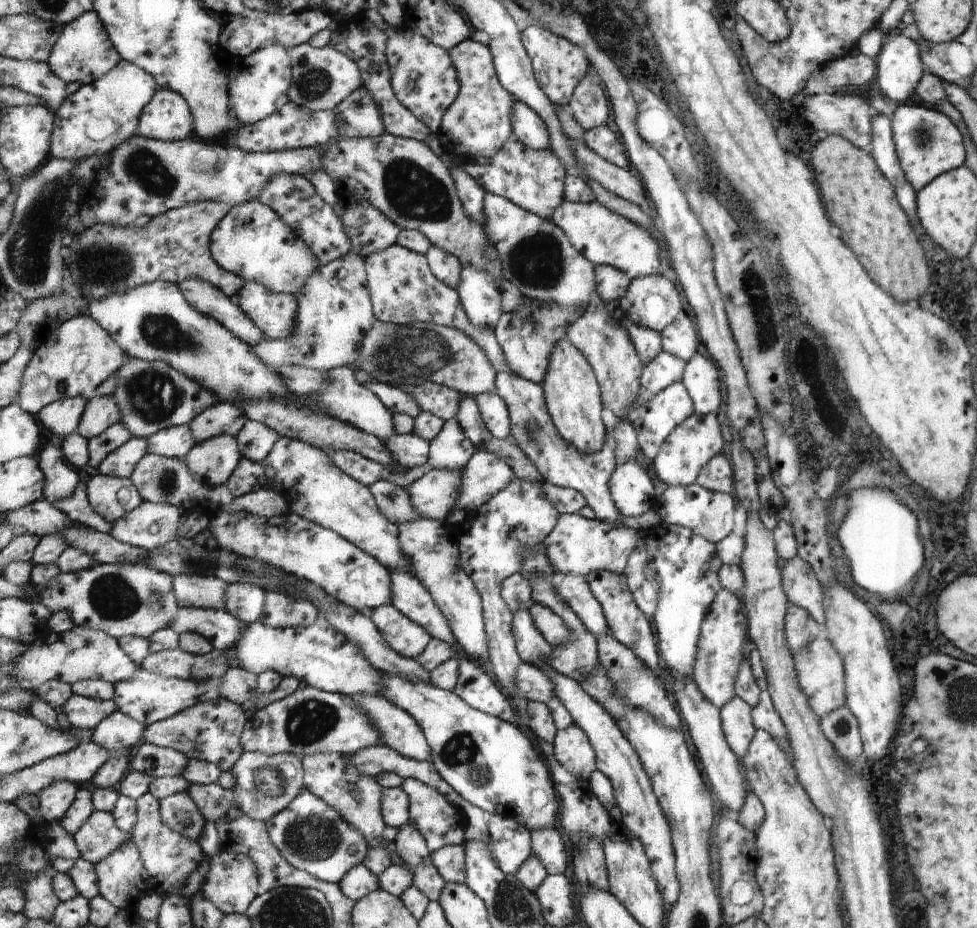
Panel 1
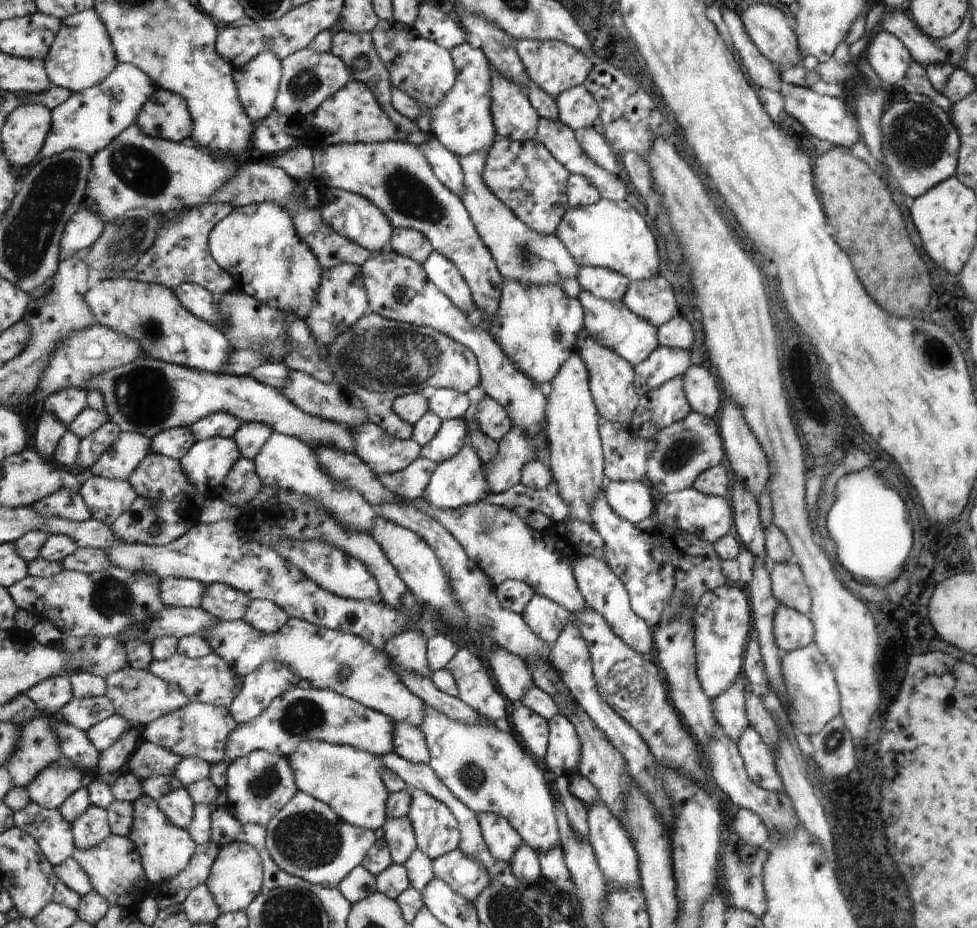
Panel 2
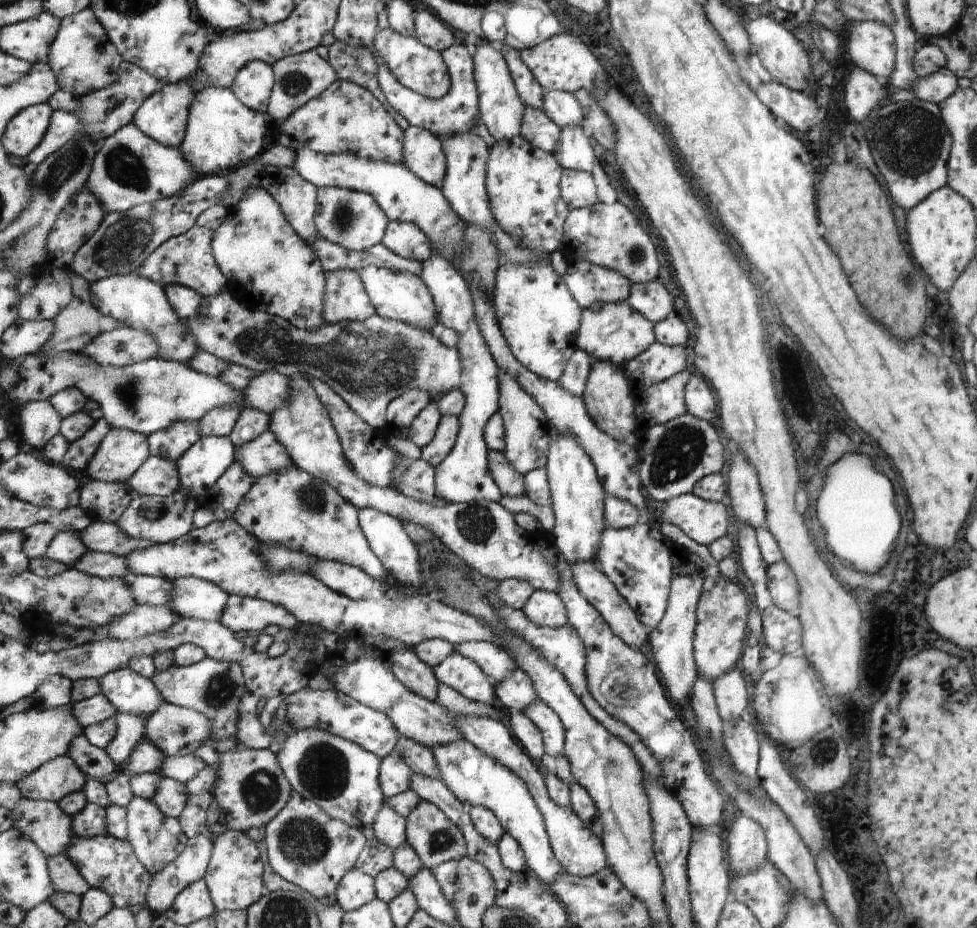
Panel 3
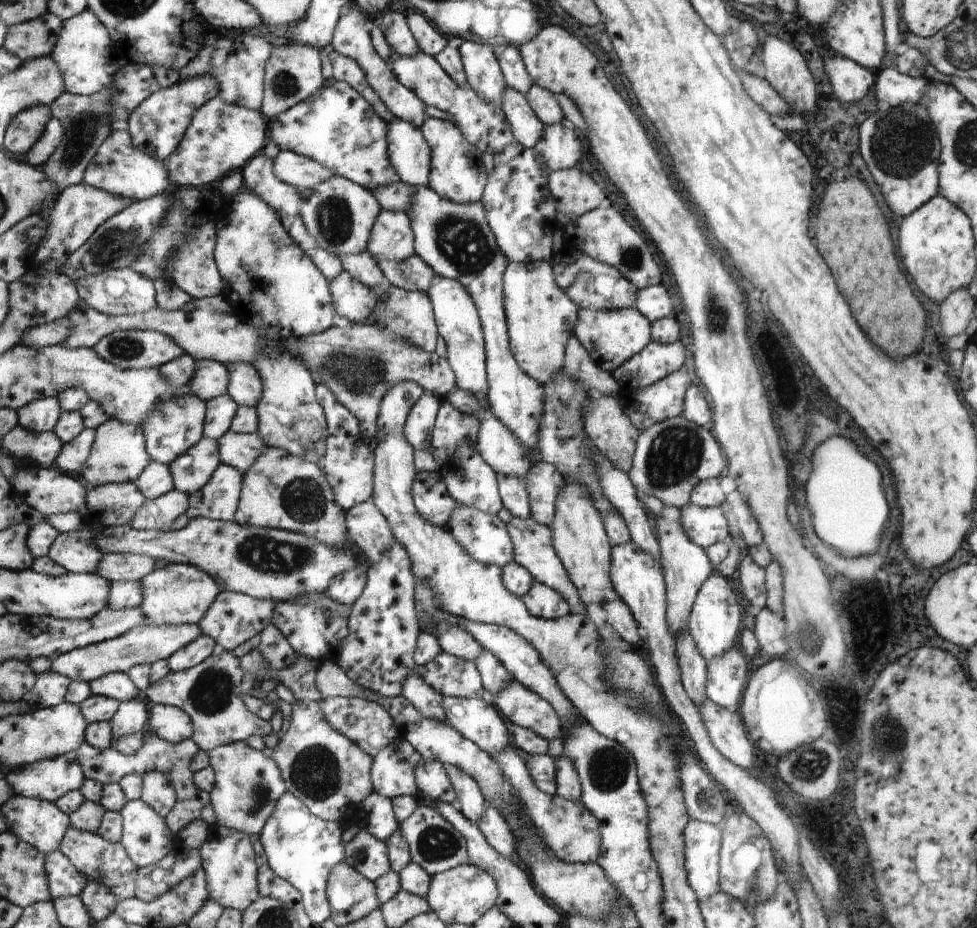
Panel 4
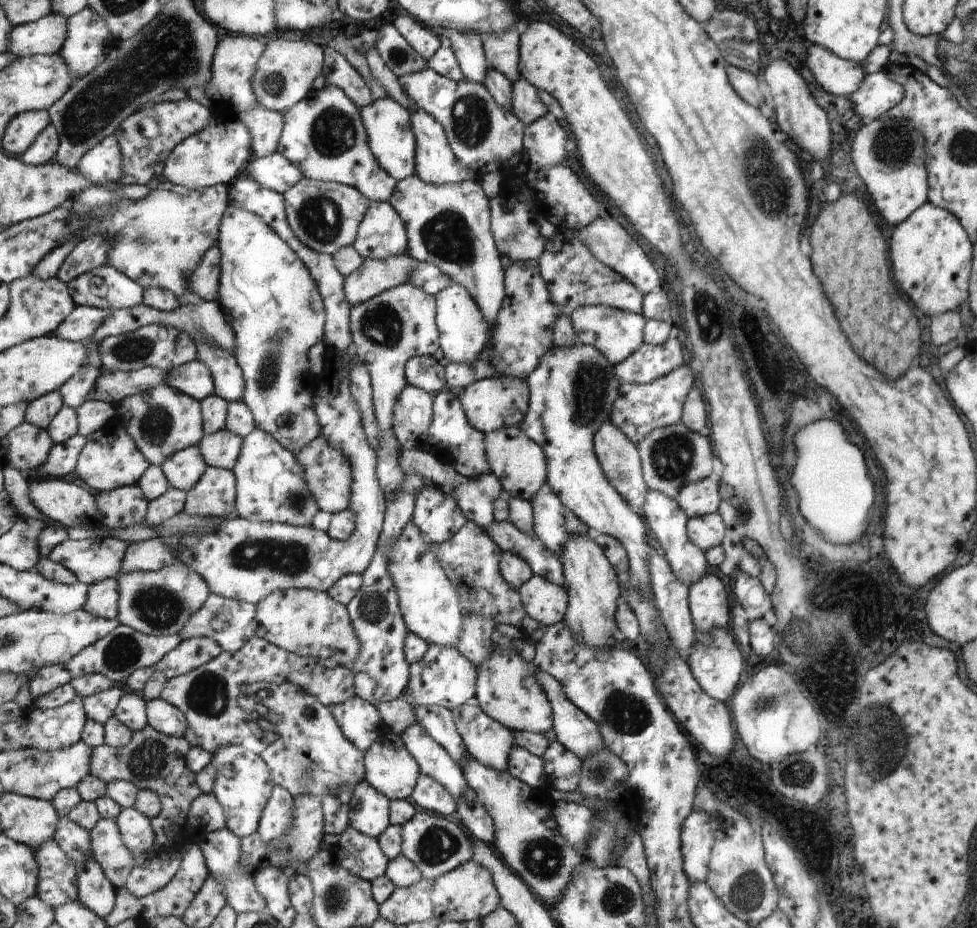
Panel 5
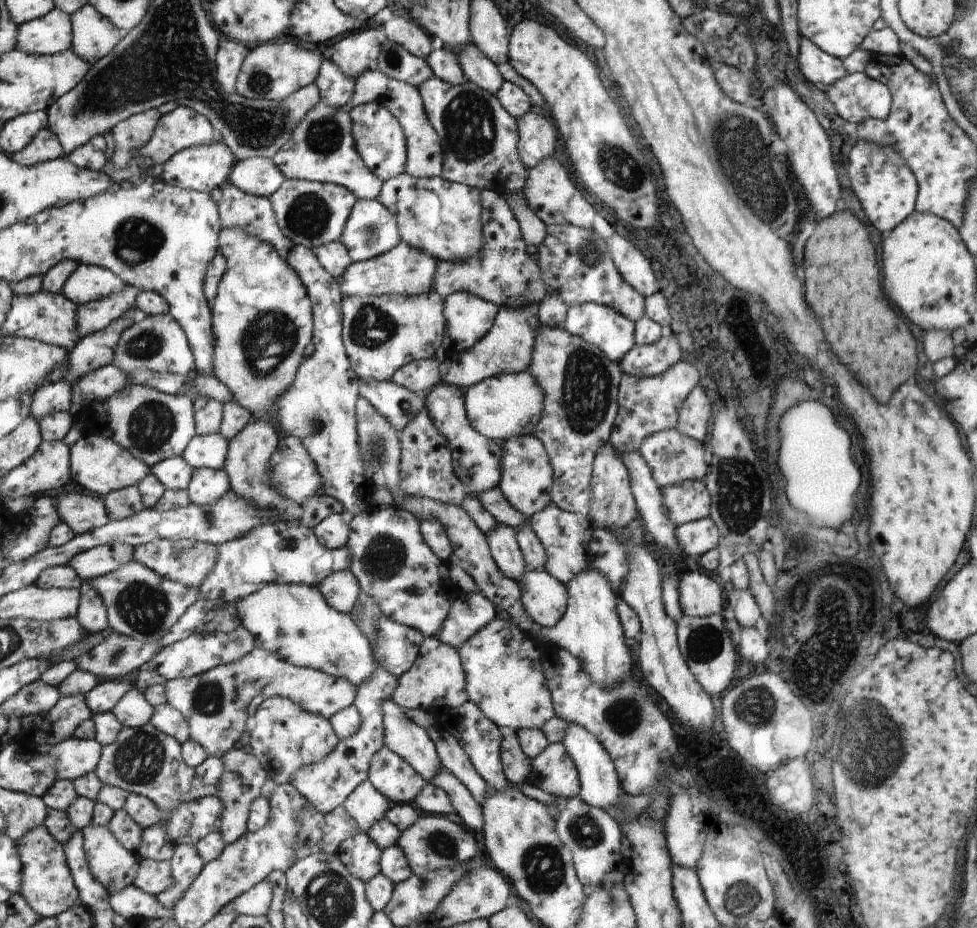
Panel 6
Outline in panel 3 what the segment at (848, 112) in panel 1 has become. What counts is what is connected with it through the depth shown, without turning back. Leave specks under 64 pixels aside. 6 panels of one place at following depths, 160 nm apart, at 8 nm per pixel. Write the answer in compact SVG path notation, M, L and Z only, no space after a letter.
M774 80L762 82L756 87L756 92L762 96L762 100L766 100L766 105L774 116L782 118L786 124L800 132L810 130L818 122L818 115L822 115L820 106L816 106L816 102L808 98L804 91L794 91Z

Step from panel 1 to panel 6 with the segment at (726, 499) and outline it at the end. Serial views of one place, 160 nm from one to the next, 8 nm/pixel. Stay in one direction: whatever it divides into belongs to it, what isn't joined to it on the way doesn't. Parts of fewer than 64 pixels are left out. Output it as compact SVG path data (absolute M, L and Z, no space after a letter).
M708 516L676 527L677 543L684 556L701 557L705 552L717 548L721 542L720 529Z

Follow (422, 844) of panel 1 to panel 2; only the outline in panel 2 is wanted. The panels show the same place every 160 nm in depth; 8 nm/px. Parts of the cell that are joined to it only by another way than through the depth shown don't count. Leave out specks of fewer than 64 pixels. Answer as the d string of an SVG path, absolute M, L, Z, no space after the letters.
M388 817L388 822L382 827L384 840L388 842L392 850L393 864L403 865L408 856L417 848L415 834L410 822L406 817Z

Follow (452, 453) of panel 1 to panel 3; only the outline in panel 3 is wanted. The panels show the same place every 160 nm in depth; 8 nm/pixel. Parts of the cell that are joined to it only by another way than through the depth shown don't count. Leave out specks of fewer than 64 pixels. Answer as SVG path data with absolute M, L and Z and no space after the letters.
M444 415L439 420L434 439L421 449L421 458L432 467L438 466L457 445L460 435L460 418Z

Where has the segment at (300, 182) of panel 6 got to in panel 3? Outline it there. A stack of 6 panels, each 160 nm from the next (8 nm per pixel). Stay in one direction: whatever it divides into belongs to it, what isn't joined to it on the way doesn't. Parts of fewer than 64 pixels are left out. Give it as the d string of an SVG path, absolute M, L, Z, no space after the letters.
M318 187L316 203L316 227L324 240L355 251L368 251L381 242L389 217L370 193L340 187Z

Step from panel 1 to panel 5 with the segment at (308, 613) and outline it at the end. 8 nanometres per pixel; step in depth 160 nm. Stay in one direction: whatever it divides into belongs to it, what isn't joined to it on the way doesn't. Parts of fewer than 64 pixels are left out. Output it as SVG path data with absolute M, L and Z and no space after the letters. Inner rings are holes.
M210 593L209 598L205 600L204 606L200 611L196 611L190 616L181 628L178 636L182 639L208 637L220 644L224 651L236 652L246 642L256 636L258 626L256 612L257 605L254 603L240 602ZM224 614L226 614L226 618Z

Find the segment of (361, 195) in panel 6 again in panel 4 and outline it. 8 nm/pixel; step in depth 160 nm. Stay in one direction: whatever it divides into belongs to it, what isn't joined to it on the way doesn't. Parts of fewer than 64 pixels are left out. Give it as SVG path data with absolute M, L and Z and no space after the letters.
M332 78L310 98L289 108L288 111L281 112L272 120L270 141L277 144L282 151L292 151L318 161L319 165L336 172L336 175L354 181L373 193L383 187L392 187L401 180L388 158L386 131L386 122L377 115L373 105L361 93L346 81Z

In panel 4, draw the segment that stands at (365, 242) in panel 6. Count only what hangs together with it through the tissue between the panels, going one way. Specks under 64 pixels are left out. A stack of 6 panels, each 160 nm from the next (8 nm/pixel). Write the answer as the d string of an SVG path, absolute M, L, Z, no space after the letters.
M382 209L367 251L378 261L404 260L416 254L416 237L408 213Z

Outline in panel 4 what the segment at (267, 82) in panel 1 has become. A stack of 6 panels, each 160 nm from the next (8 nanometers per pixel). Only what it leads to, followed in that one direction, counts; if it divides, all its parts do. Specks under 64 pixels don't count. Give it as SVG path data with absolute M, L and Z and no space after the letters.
M250 32L238 34L232 38L213 38L203 45L192 57L178 69L180 80L187 81L200 77L214 77L218 81L218 97L228 104L261 111L264 104L265 68L272 54L273 45L263 37Z

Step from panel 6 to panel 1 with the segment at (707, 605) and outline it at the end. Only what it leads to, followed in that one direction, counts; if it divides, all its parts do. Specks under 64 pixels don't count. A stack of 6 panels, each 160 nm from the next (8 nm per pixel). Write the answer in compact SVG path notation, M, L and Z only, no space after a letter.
M728 589L717 592L712 610L702 621L700 638L697 642L697 658L693 666L694 682L703 692L706 700L712 701L719 709L736 696L736 674L742 662L742 646L746 640L746 614L742 612L740 600Z

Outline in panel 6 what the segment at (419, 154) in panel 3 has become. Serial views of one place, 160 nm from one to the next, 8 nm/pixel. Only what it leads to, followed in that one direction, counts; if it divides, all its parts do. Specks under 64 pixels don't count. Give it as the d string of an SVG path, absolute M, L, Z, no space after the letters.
M383 99L370 101L350 110L350 116L353 120L351 133L366 168L369 168L383 181L387 181L405 172L405 166L408 162L408 141L400 121L382 101Z

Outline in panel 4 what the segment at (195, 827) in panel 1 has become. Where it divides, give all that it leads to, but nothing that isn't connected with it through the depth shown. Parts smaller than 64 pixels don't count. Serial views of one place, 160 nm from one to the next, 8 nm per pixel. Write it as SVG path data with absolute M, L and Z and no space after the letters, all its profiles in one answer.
M152 771L143 776L141 799L162 818L167 818L174 809L176 792L164 773Z

